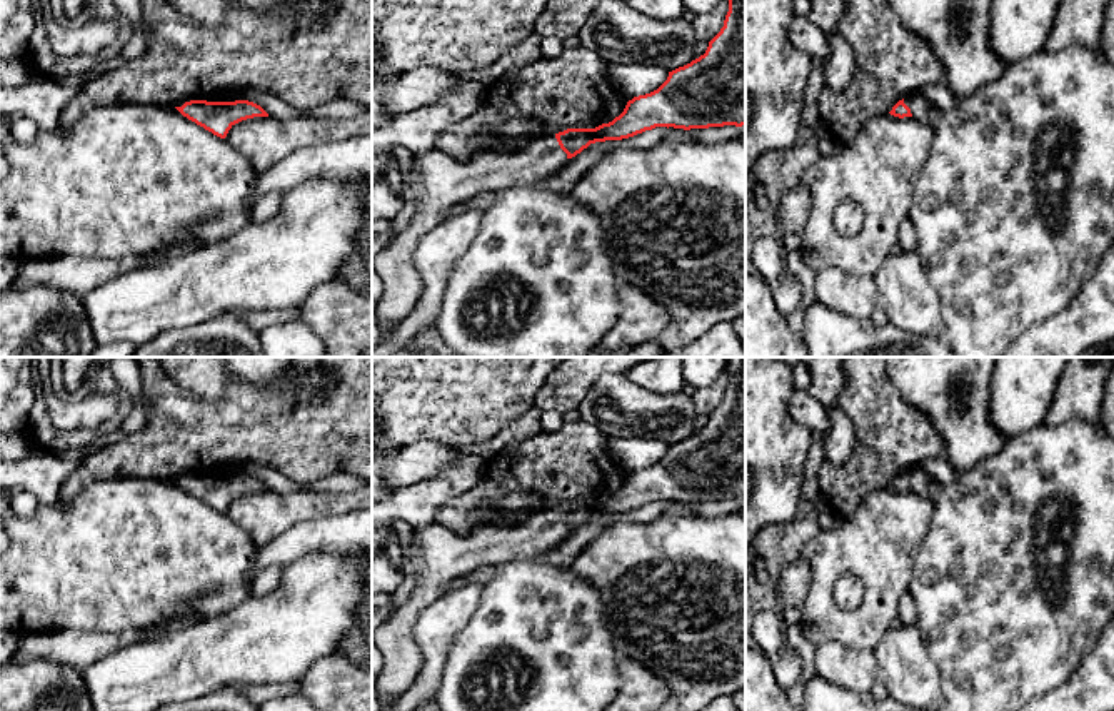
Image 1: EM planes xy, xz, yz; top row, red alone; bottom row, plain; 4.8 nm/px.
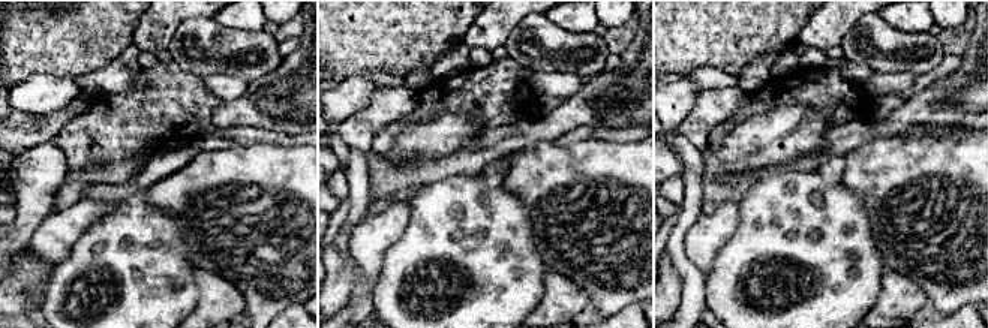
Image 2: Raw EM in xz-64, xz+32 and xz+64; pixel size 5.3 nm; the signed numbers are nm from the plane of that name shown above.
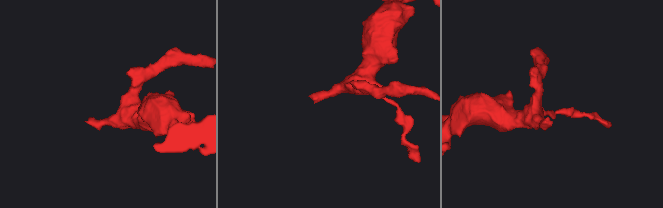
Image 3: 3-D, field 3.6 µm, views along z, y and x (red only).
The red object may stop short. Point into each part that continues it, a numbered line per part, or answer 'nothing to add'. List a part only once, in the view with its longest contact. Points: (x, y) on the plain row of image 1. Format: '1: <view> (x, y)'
1: xz (447, 556)

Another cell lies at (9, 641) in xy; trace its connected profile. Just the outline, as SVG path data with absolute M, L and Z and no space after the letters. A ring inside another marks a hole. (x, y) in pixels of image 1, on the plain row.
M0 631L0 666L12 661L13 653L17 651L20 636L12 631Z

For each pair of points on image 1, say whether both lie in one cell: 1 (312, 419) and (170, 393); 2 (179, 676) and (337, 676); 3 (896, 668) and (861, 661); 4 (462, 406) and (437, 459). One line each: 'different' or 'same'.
1: same
2: different
3: different
4: different

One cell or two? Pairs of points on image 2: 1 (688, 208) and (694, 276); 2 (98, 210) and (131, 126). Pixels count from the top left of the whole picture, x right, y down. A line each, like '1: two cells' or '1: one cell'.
1: one cell
2: two cells

